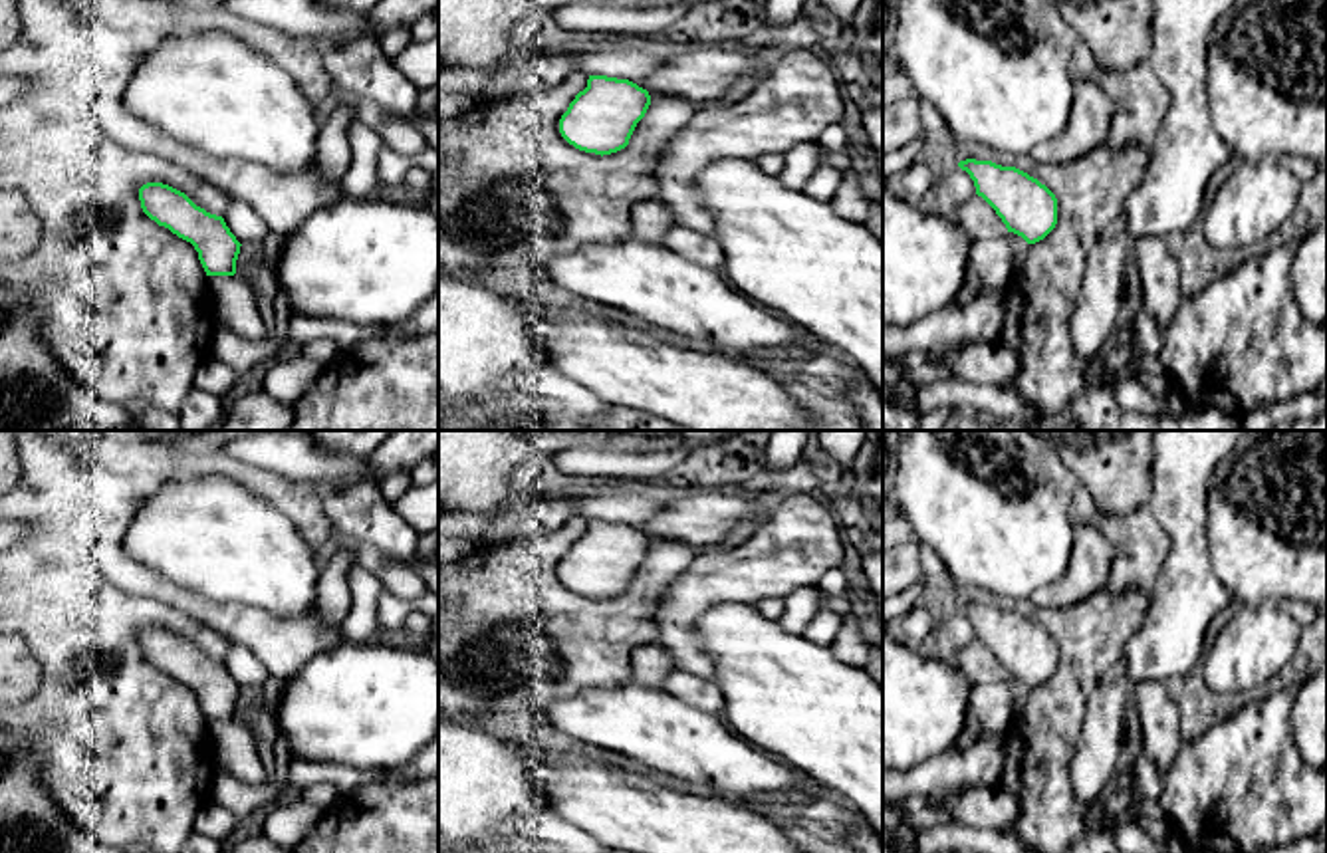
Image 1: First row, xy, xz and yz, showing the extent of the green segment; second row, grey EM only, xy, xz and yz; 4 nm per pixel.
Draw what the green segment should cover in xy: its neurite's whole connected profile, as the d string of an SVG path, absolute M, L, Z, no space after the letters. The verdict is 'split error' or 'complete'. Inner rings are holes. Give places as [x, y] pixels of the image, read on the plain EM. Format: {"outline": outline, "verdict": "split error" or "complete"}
{"outline": "M163 627L143 629L139 645L151 665L194 690L206 720L236 718L242 688L222 661L206 657L184 637Z", "verdict": "complete"}

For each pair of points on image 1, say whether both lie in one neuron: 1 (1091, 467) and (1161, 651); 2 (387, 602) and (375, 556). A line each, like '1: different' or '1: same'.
1: different
2: different

